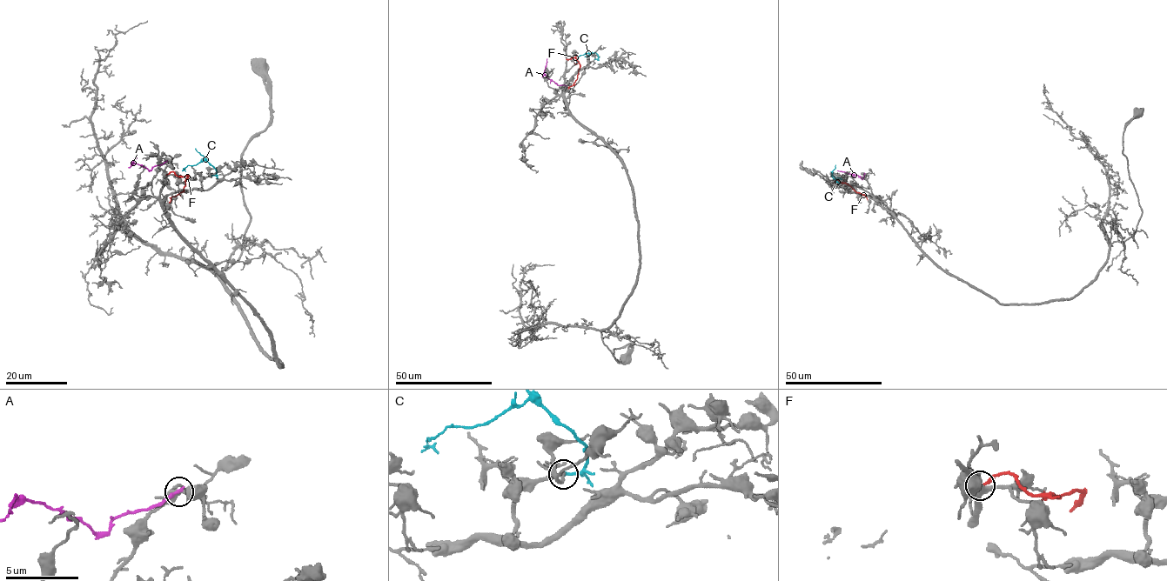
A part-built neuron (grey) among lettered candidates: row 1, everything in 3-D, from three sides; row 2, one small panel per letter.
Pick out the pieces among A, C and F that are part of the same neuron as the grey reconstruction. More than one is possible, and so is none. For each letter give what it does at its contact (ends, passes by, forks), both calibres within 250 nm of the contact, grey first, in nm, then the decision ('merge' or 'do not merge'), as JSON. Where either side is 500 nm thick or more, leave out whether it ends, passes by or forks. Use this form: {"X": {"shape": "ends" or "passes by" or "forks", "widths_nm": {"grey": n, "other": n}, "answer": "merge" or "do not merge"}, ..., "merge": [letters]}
{"A": {"shape": "ends", "widths_nm": {"grey": 300, "other": 240}, "answer": "do not merge"}, "C": {"shape": "ends", "widths_nm": {"grey": 220, "other": 200}, "answer": "do not merge"}, "F": {"shape": "ends", "widths_nm": {"grey": 320, "other": 240}, "answer": "do not merge"}, "merge": []}

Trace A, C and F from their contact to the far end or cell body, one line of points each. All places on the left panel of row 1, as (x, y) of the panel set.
A: (166, 161), (148, 170), (131, 162), (137, 156)
C: (211, 176), (217, 170), (205, 160), (186, 166), (183, 169), (185, 171)
F: (167, 174), (173, 171), (180, 176), (187, 176), (183, 191), (171, 197), (169, 202)

